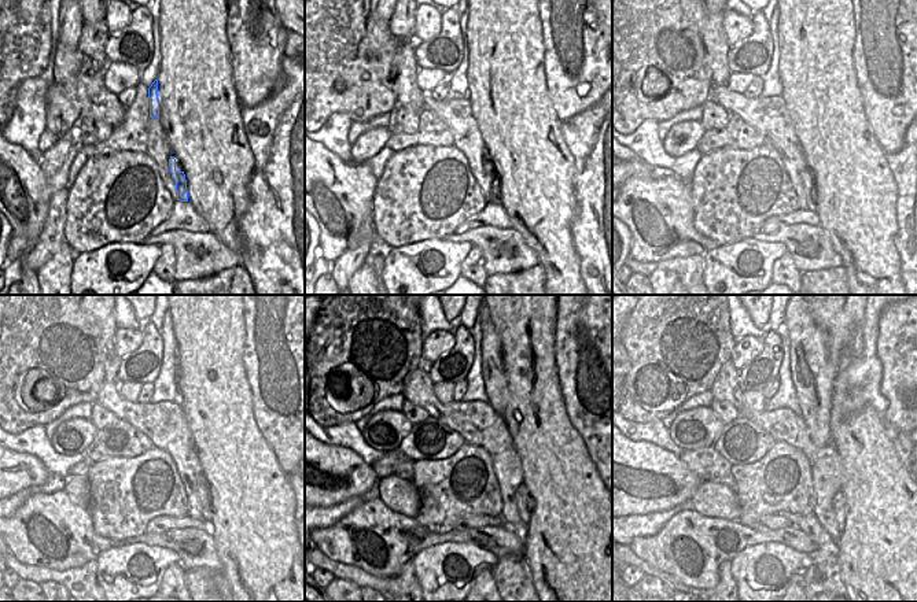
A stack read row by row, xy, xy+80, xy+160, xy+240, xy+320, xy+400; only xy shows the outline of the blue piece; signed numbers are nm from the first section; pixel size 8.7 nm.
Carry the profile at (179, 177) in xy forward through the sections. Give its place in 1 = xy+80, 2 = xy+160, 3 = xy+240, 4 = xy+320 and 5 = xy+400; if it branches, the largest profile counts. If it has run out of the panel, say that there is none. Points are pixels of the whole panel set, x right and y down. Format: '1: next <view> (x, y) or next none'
1: next xy+80 (494, 196)
2: next xy+160 (806, 176)
3: next xy+240 (205, 499)
4: next xy+320 (526, 503)
5: next xy+400 (840, 506)

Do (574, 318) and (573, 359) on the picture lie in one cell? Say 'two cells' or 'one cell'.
one cell

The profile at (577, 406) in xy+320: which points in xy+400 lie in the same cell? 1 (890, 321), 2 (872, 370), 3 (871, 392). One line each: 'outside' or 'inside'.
1: inside
2: outside
3: outside

